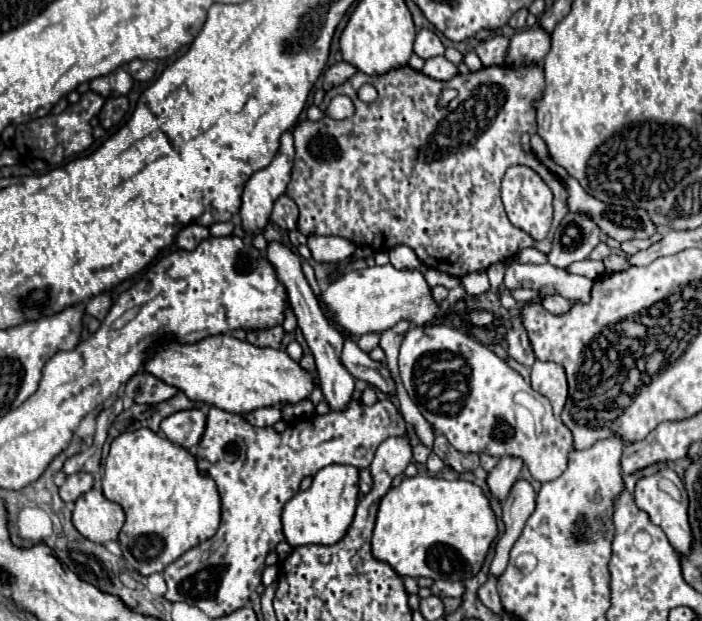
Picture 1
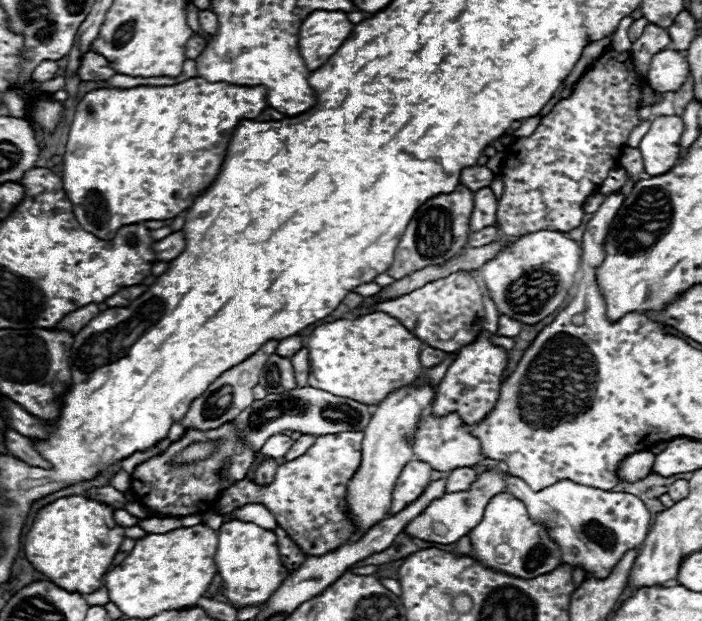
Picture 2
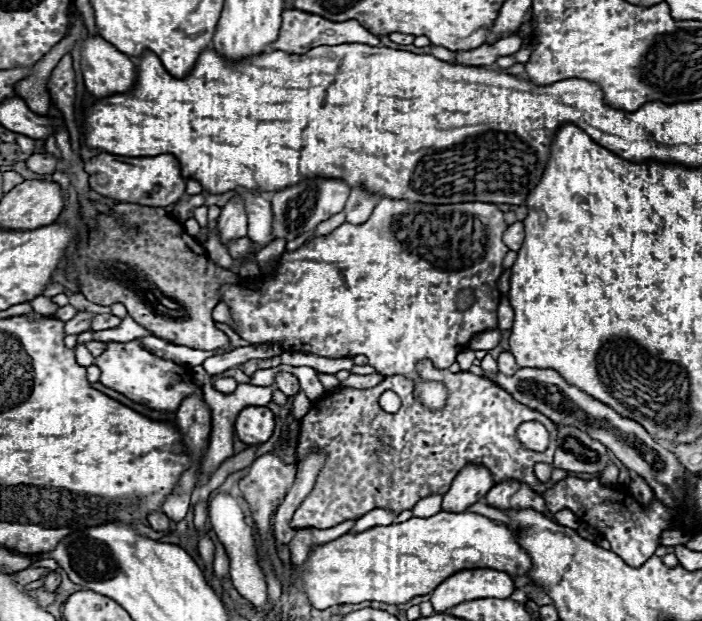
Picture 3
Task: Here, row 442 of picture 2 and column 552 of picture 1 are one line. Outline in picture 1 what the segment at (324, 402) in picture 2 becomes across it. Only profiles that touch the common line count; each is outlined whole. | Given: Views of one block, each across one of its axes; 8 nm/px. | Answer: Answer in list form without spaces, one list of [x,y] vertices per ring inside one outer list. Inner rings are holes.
[[[568,212],[554,234],[554,246],[548,262],[558,268],[568,268],[576,260],[584,260],[602,240],[602,232],[588,214]]]

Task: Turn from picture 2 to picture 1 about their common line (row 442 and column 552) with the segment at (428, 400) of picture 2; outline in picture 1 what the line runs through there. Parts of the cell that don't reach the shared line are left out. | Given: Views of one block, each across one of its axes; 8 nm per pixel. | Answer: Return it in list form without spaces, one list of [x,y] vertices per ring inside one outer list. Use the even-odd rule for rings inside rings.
[[[536,360],[532,366],[532,390],[546,396],[554,408],[554,416],[560,418],[564,402],[568,398],[568,384],[564,368],[554,362]]]

